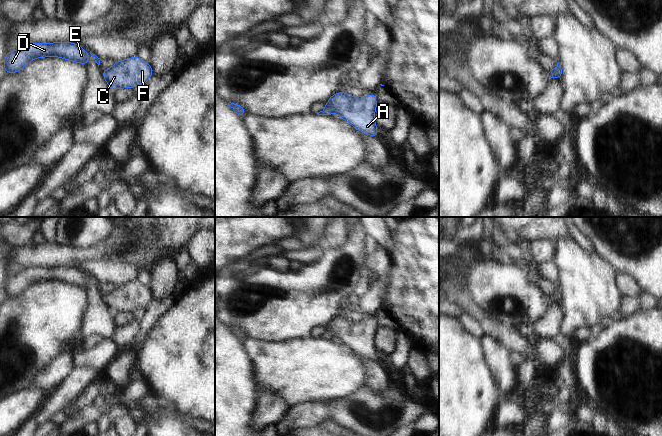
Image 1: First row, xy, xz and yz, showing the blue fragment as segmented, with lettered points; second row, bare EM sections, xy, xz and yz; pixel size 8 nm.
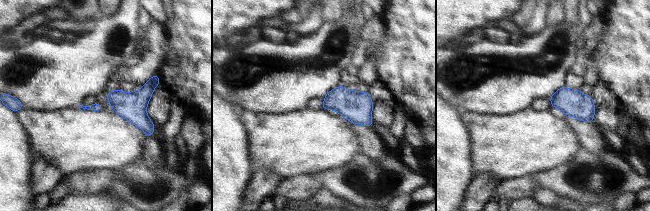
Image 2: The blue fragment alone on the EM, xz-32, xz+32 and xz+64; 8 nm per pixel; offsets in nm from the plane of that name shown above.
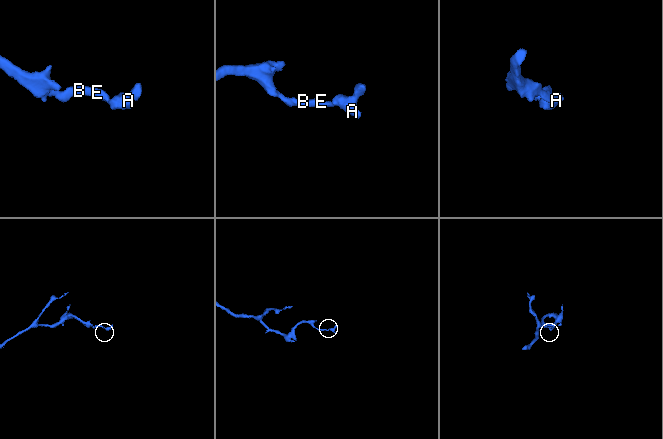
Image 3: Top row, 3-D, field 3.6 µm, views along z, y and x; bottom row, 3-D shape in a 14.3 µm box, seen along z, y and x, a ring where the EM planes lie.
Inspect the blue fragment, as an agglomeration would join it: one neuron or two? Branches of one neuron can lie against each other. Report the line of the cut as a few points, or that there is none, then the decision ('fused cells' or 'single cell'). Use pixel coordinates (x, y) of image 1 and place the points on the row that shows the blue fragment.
cut none; single cell

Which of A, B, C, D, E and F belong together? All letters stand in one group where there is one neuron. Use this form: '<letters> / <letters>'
A B C D E F

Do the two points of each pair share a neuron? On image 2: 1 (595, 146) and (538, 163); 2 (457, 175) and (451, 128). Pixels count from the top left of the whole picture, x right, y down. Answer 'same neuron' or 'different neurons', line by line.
1: different neurons
2: same neuron

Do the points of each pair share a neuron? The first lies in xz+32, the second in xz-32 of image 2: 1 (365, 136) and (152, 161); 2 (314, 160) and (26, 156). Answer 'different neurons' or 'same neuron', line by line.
1: same neuron
2: different neurons

